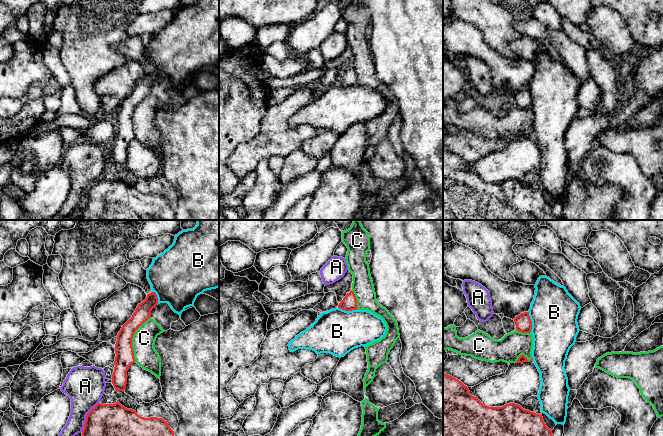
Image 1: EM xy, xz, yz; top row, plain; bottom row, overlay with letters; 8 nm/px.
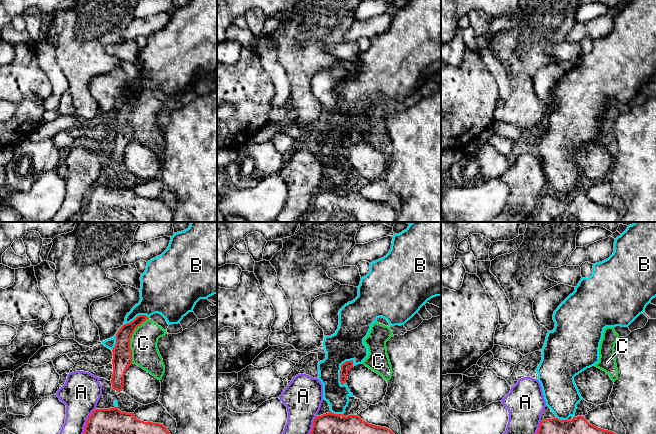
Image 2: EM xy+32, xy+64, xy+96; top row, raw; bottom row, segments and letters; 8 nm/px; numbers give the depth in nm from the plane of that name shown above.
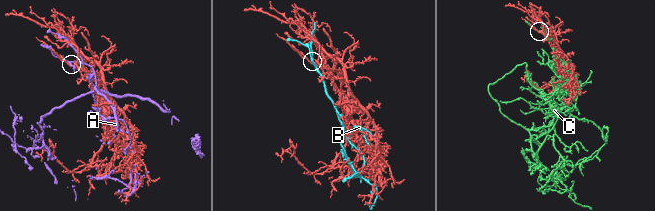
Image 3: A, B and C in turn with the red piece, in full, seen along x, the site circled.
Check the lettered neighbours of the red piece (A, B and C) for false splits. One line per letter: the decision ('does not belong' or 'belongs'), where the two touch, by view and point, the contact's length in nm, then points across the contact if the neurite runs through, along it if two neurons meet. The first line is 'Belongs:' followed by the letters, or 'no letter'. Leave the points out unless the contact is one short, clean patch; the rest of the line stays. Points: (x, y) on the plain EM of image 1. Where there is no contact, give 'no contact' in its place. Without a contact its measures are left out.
Belongs: B
A: does not belong; contact xy (86, 193); length 280 nm
B: belongs; contact xz (348, 86); length 160 nm
C: does not belong; contact xy (131, 115); length 380 nm

